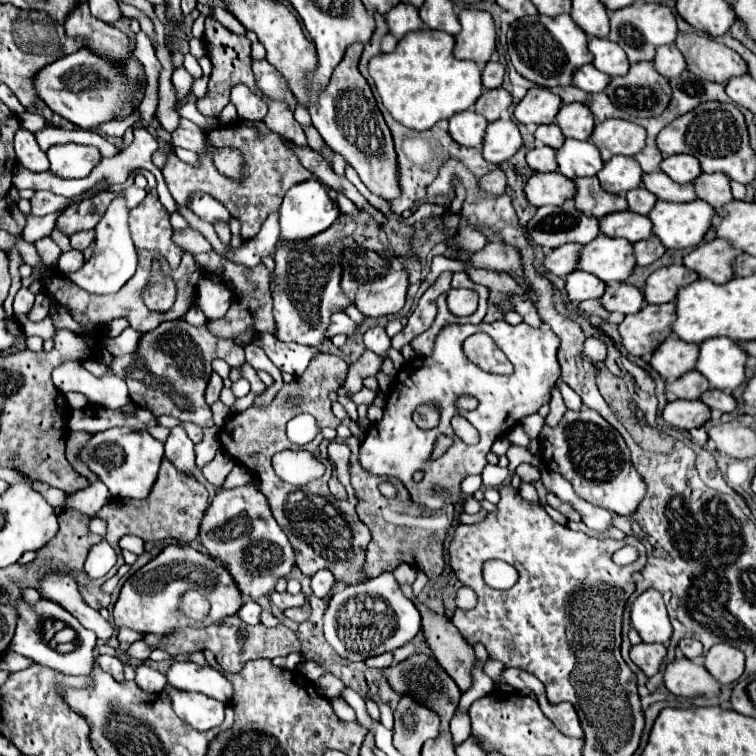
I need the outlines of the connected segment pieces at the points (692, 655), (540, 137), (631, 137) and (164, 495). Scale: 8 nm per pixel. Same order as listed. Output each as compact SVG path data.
M682 639L678 647L684 651L684 655L688 659L696 659L696 657L702 655L702 643L696 641L696 639Z
M552 123L552 125L538 125L534 137L536 137L536 141L540 141L540 143L552 147L552 149L560 149L564 139L566 139L556 123Z
M606 119L594 127L590 141L598 147L602 161L608 161L614 155L632 157L644 149L646 131L626 119Z
M164 459L158 471L158 479L150 491L150 495L142 501L136 499L112 499L112 503L104 505L96 517L106 521L106 541L116 549L120 557L118 541L122 535L138 535L144 541L158 539L178 539L182 543L190 543L196 539L200 531L200 519L208 507L208 491L194 477L184 475L174 469L174 465Z

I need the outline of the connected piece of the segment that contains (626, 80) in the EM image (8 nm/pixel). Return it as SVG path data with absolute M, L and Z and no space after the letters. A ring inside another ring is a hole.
M640 61L632 63L626 75L610 79L606 95L630 117L656 117L668 107L672 87L652 67L652 61Z

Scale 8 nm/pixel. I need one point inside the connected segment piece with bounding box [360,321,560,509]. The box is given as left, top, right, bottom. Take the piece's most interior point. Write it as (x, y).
(395, 446)

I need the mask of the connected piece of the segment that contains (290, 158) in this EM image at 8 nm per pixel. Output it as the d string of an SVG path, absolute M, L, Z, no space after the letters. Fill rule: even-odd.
M256 123L256 127L222 125L222 127L208 133L208 143L212 147L236 147L236 149L242 151L242 155L246 159L246 173L244 173L242 181L232 181L232 179L220 175L216 171L216 167L212 165L212 159L208 155L200 157L200 167L190 167L190 165L182 163L172 153L166 159L162 175L164 175L166 185L168 185L176 203L186 205L188 199L196 191L204 191L204 193L216 197L220 203L224 203L226 209L230 211L230 215L234 215L242 221L242 237L244 239L252 239L260 231L268 213L276 211L280 207L284 193L294 183L300 183L300 181L306 181L306 179L314 177L308 169L304 169L300 165L298 157L286 147L286 143L280 141L280 137L276 133L272 133L264 123ZM258 133L262 133L264 137L258 139Z

